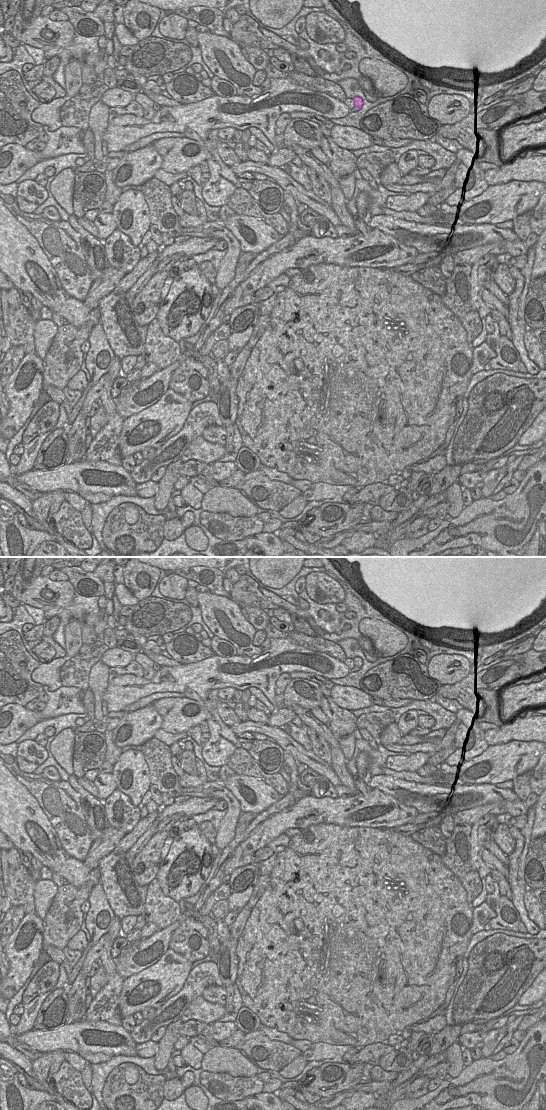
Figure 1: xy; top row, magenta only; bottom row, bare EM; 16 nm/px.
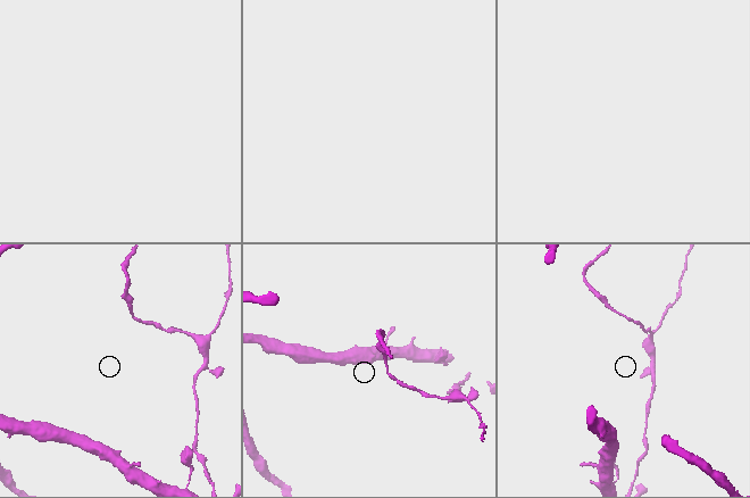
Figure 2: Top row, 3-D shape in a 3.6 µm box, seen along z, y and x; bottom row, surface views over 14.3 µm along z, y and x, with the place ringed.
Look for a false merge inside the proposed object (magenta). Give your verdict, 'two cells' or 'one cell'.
one cell

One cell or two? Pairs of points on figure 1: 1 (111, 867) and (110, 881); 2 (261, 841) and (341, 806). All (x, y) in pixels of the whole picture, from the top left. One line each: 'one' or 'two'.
1: one
2: one

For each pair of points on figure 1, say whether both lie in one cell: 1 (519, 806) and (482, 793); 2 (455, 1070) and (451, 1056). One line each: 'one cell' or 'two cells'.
1: one cell
2: one cell

